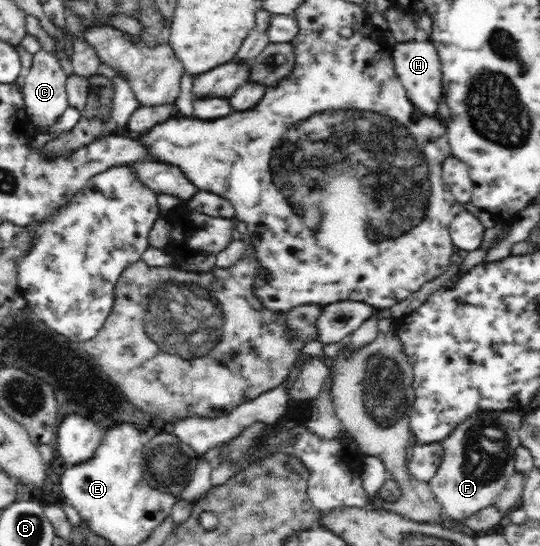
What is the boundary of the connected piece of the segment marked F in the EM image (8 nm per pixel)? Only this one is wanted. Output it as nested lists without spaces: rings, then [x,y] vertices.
[[[515,410],[477,411],[453,429],[448,437],[441,441],[442,458],[434,477],[429,481],[436,501],[442,506],[444,516],[450,519],[452,526],[463,524],[471,515],[485,507],[492,506],[498,494],[504,489],[508,477],[514,475],[515,453],[519,447],[519,427],[522,427],[524,415]]]

